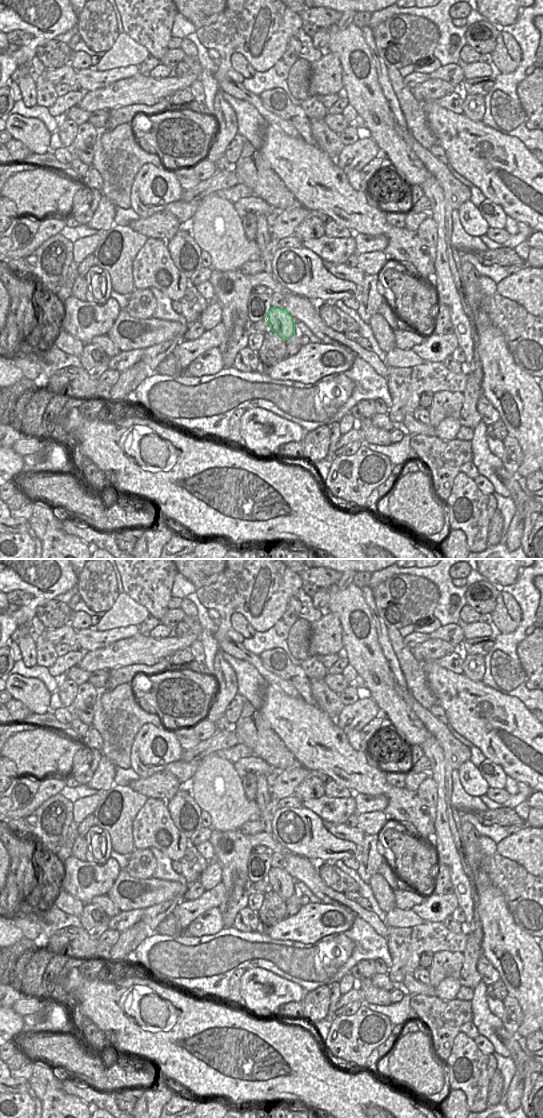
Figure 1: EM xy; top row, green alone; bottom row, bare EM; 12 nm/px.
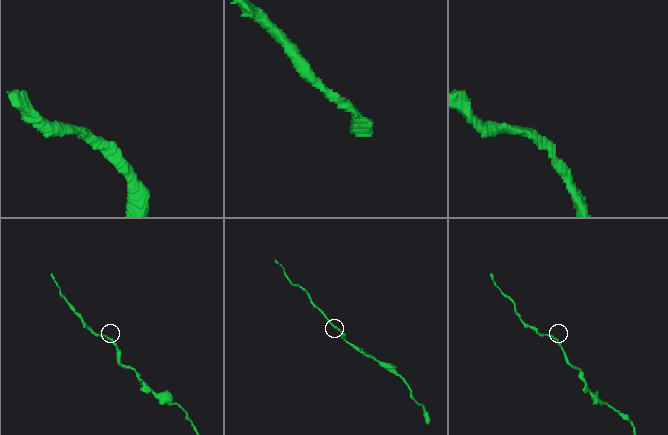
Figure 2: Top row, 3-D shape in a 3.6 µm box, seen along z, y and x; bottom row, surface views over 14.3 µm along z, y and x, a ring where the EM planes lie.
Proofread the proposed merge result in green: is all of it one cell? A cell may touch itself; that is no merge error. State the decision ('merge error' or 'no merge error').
no merge error

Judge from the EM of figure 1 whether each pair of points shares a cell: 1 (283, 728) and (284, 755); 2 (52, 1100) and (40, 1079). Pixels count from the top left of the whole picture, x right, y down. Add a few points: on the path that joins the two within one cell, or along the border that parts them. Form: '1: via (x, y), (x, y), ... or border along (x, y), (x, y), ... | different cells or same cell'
1: border along (270, 725), (274, 733), (299, 762) | different cells
2: via (51, 1095), (45, 1084) | same cell

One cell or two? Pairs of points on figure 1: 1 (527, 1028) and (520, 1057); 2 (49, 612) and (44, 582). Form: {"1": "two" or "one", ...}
{"1": "two", "2": "two"}

